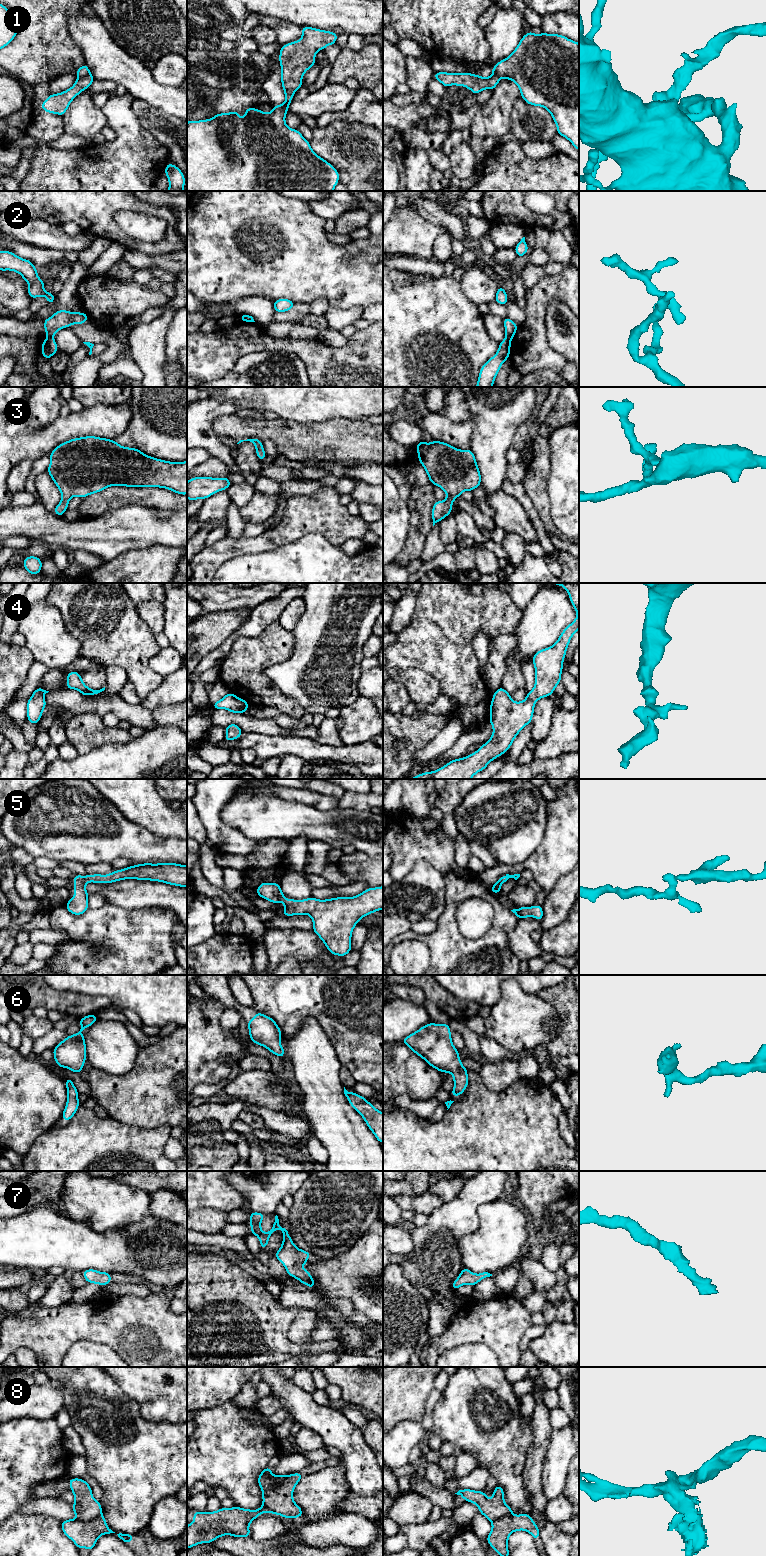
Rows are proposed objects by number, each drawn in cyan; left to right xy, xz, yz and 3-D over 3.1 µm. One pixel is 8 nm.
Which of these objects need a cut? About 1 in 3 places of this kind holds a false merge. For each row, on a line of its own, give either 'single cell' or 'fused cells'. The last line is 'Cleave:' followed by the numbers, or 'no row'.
1: fused cells
2: fused cells
3: single cell
4: single cell
5: single cell
6: single cell
7: single cell
8: fused cells
Cleave: 1, 2, 8

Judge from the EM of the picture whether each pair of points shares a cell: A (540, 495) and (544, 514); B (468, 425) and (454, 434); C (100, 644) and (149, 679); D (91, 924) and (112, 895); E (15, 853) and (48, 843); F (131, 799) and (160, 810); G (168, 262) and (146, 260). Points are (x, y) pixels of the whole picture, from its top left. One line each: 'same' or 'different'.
A: same
B: same
C: same
D: different
E: different
F: same
G: same

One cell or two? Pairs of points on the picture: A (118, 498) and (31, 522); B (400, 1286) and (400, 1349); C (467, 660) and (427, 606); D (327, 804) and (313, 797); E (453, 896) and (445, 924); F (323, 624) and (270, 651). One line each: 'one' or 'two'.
A: two
B: one
C: one
D: one
E: one
F: two

